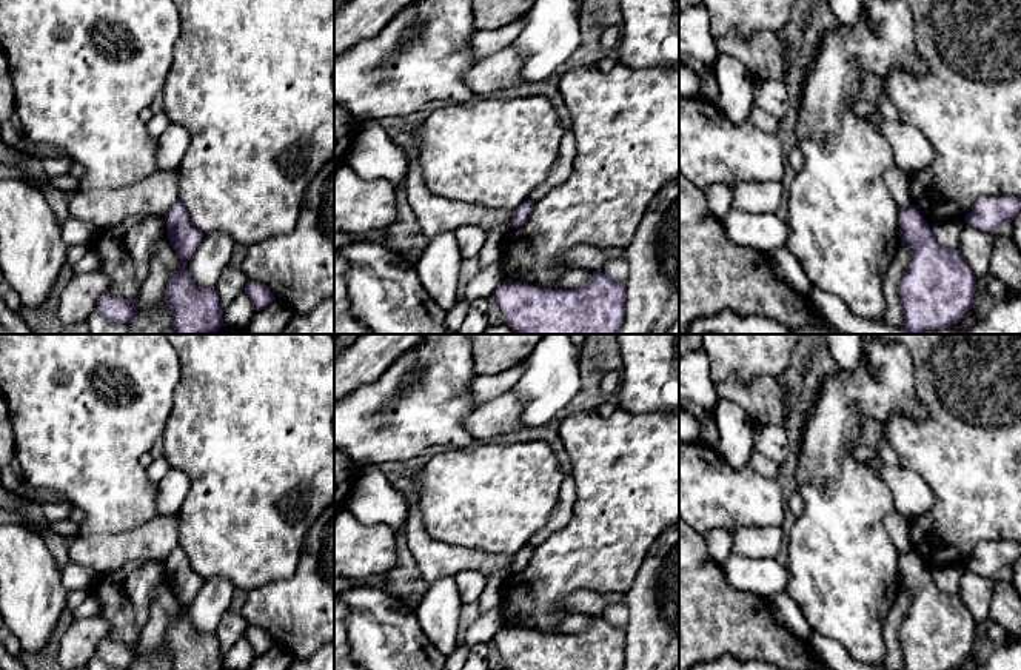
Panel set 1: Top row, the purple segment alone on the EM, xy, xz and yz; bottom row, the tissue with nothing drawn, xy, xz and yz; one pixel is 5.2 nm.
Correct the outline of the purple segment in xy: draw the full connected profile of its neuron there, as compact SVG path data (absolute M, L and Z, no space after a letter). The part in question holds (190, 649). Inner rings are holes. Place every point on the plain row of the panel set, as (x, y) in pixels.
M180 545L165 558L165 565L168 584L179 604L163 641L172 656L171 670L225 670L217 636L197 631L185 613L203 578L192 570Z

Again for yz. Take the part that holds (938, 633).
M915 550L898 553L899 582L912 593L899 630L902 670L956 668L972 652L976 622L959 595L941 591Z

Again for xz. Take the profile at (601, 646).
M601 615L574 635L504 625L491 639L507 670L622 670L627 631Z

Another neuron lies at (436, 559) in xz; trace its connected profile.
M420 468L411 479L416 494L410 499L411 510L405 527L407 544L417 561L422 578L430 584L440 578L453 578L462 570L477 570L485 576L497 570L511 571L513 554L488 554L431 539L420 518Z

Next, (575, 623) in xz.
M570 613L557 625L559 633L574 635L581 633L593 622L594 616L584 613Z

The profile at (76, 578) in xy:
M69 562L60 570L62 584L68 591L91 591L99 576L91 568Z

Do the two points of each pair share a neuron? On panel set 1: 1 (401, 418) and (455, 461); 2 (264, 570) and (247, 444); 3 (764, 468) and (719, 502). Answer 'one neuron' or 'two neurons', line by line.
1: two neurons
2: one neuron
3: two neurons

